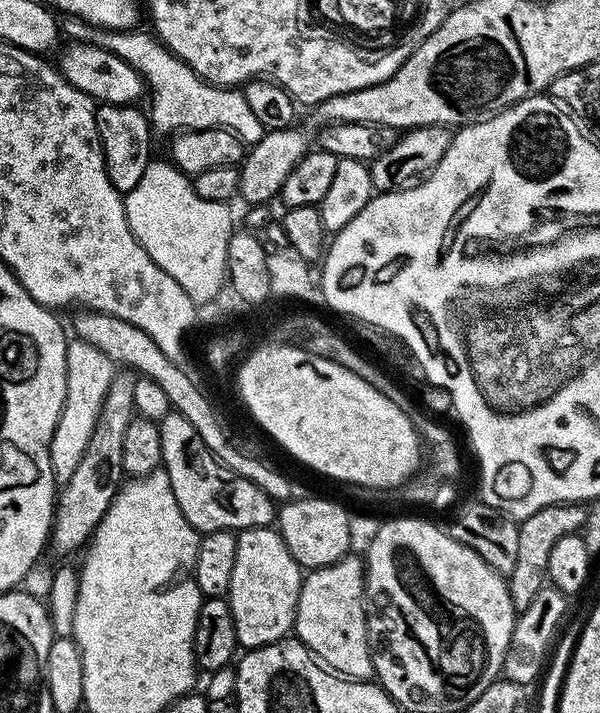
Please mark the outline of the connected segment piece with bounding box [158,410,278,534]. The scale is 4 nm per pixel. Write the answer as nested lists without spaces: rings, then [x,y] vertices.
[[[171,410],[158,421],[162,434],[162,470],[170,478],[170,490],[174,490],[174,498],[178,498],[178,510],[182,510],[182,518],[190,522],[197,532],[234,532],[245,528],[266,528],[273,523],[277,515],[277,505],[254,482],[234,474],[214,453],[208,449],[206,442],[198,434],[198,430],[187,418],[175,410]]]

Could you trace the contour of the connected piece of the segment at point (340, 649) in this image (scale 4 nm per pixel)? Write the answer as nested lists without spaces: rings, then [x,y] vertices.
[[[349,554],[304,576],[296,611],[295,635],[331,671],[350,680],[373,679],[372,651],[368,649],[368,609],[364,599],[364,561]]]

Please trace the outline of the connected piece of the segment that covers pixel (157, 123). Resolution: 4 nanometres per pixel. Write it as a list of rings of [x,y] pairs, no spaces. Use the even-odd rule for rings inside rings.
[[[65,15],[62,20],[62,32],[69,41],[93,44],[99,48],[105,48],[110,54],[118,54],[144,80],[147,91],[152,92],[152,112],[150,108],[150,123],[157,133],[168,132],[167,134],[179,134],[182,132],[193,132],[194,130],[206,130],[207,128],[225,128],[230,130],[238,139],[245,142],[255,142],[263,138],[265,129],[262,122],[250,110],[246,103],[243,91],[232,86],[221,86],[212,84],[208,80],[203,80],[186,62],[182,62],[173,54],[165,44],[161,44],[151,31],[145,30],[109,30],[97,28],[94,24],[87,24],[85,20],[80,20],[77,16]]]

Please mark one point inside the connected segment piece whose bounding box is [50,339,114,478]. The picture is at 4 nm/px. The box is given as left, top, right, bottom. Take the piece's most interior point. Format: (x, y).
(90, 374)

